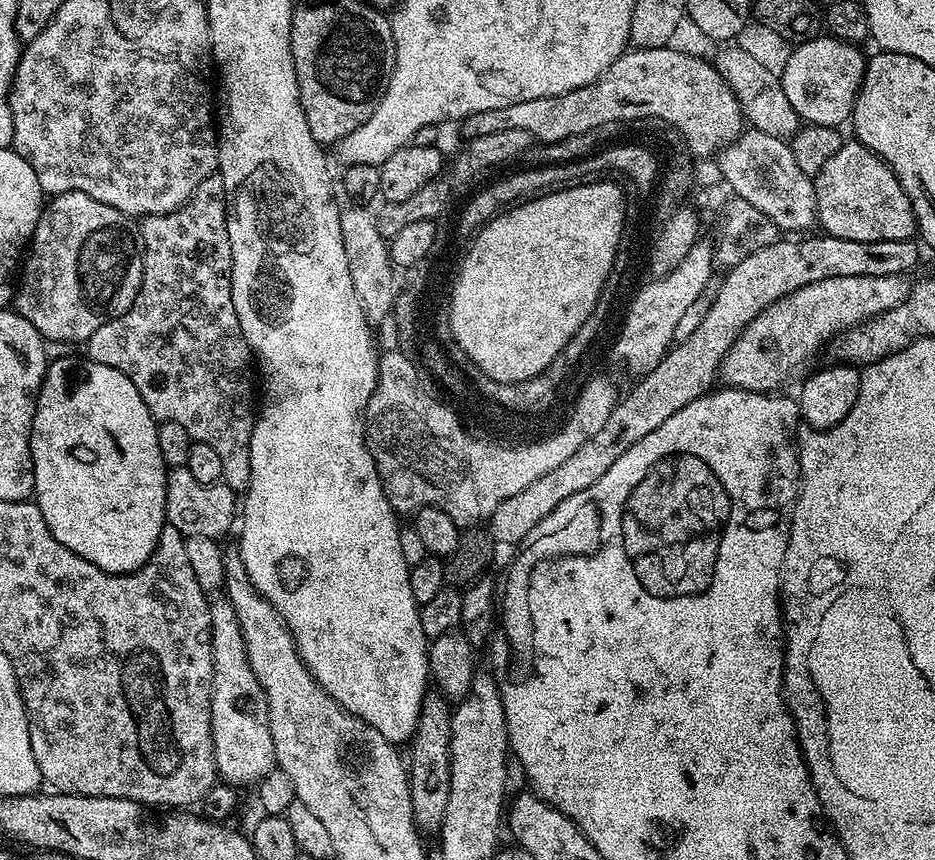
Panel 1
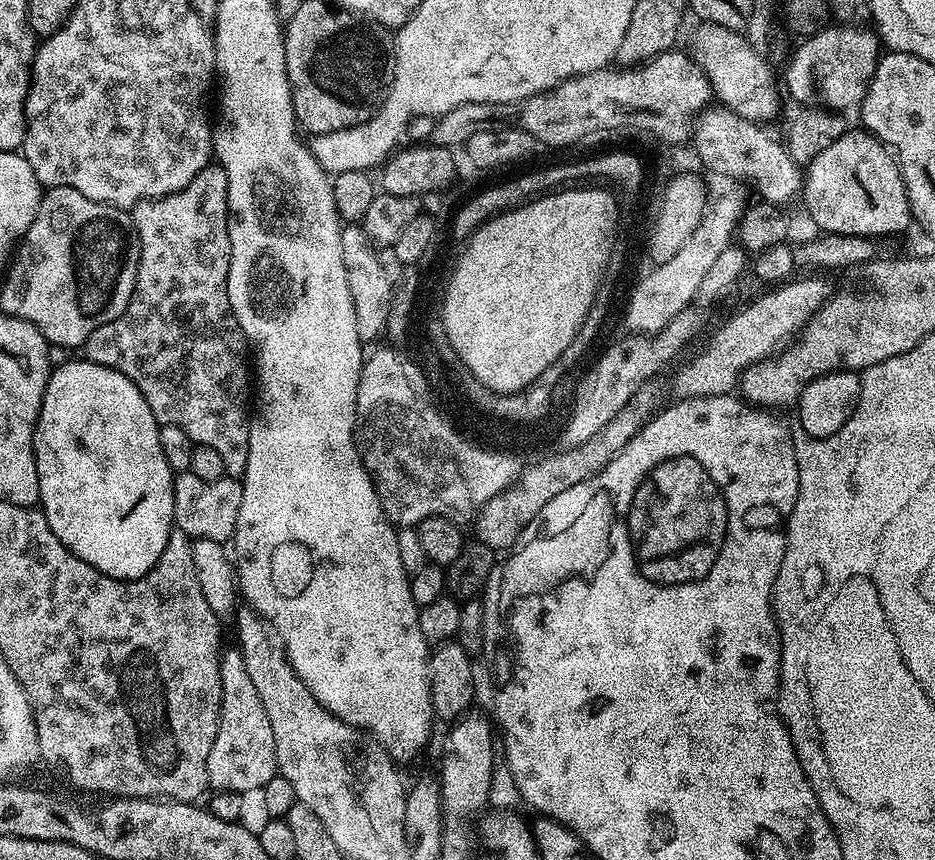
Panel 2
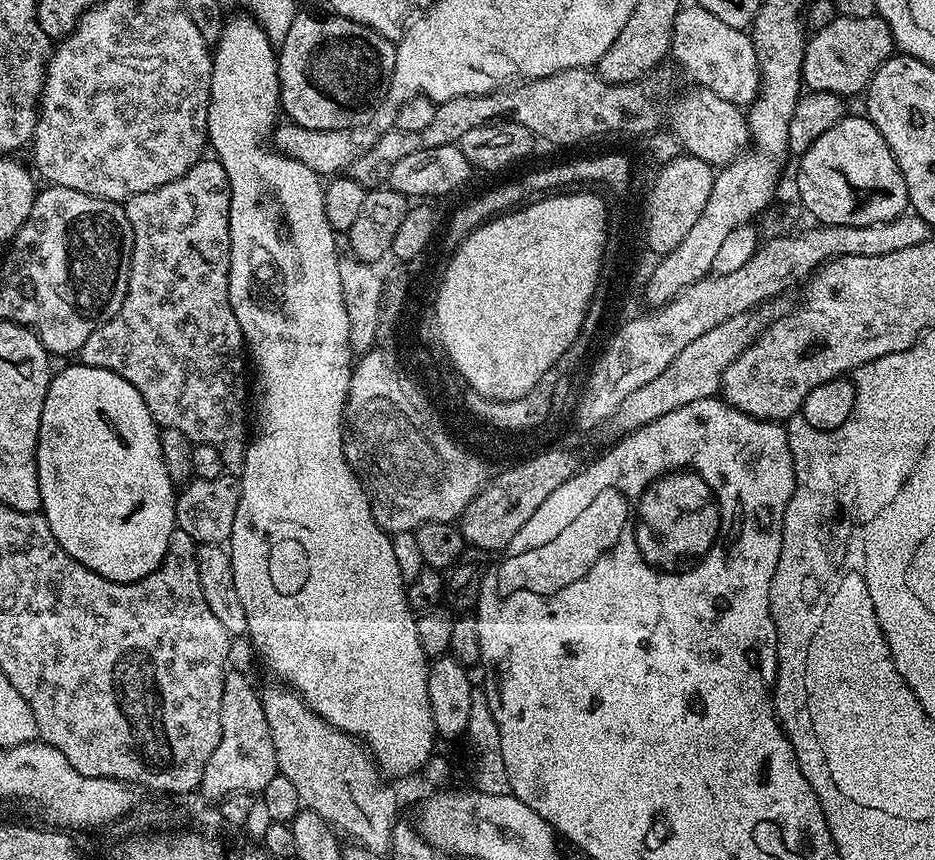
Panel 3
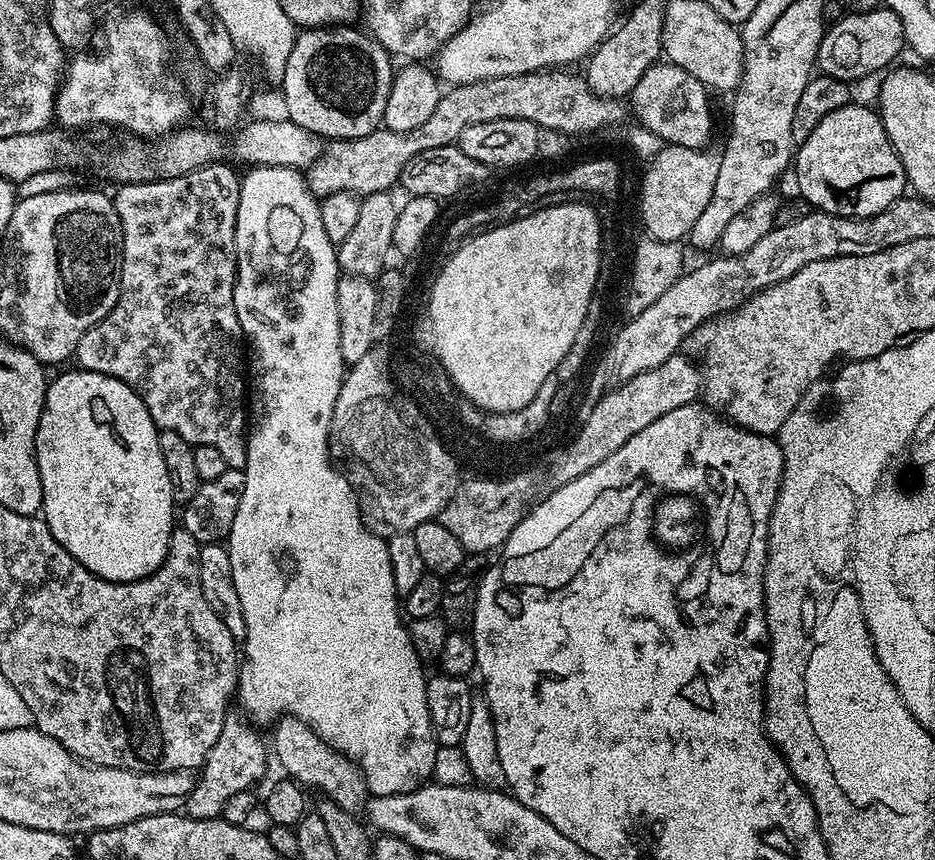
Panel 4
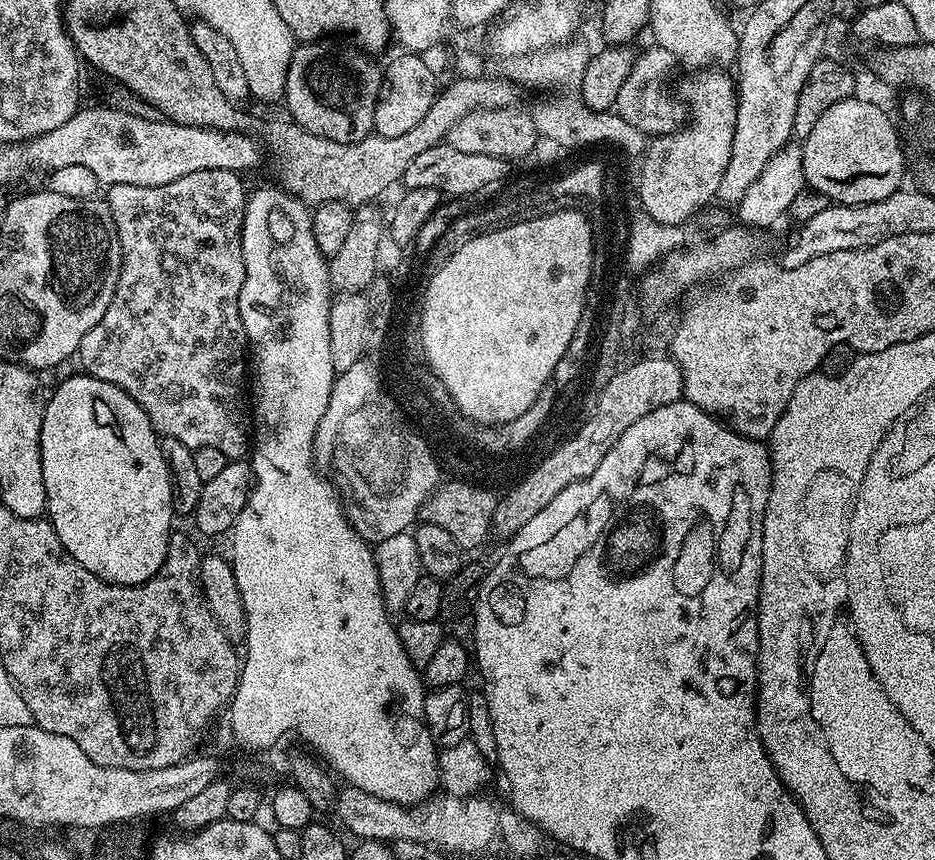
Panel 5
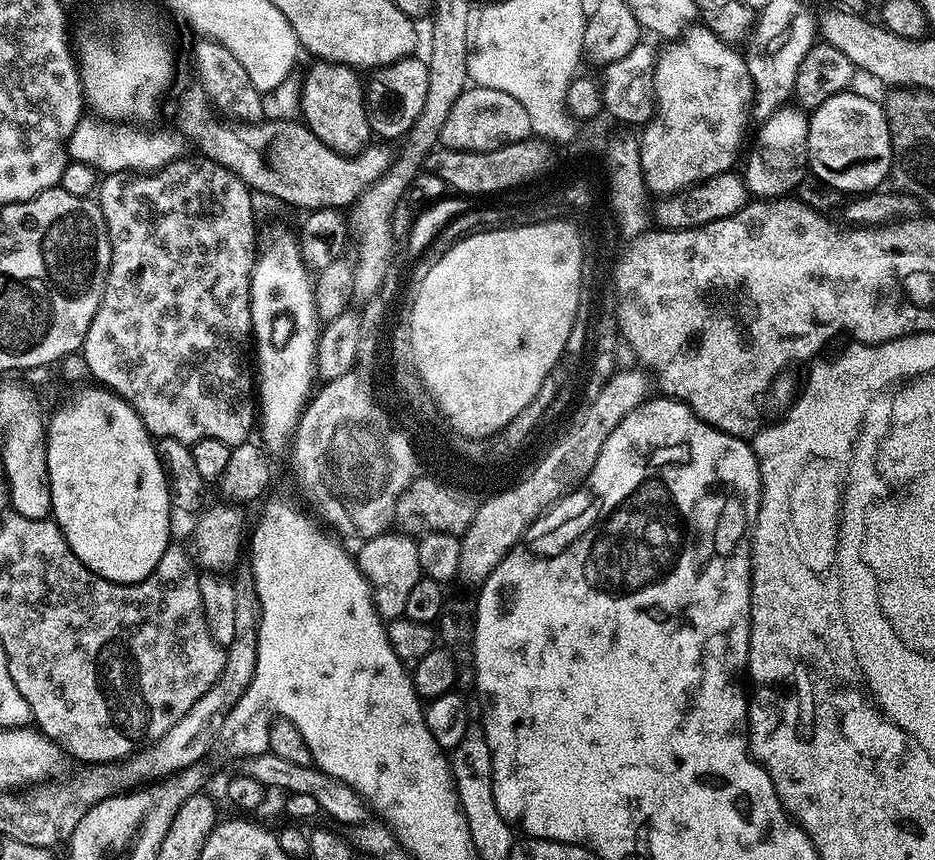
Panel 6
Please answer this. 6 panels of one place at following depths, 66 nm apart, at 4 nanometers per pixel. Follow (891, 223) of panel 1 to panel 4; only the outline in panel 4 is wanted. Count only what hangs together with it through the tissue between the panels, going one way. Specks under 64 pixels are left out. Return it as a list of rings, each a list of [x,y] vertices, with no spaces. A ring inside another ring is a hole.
[[[849,102],[834,114],[826,114],[818,126],[795,149],[796,188],[817,212],[853,216],[861,220],[882,214],[906,192],[904,167],[890,142],[875,107]]]

